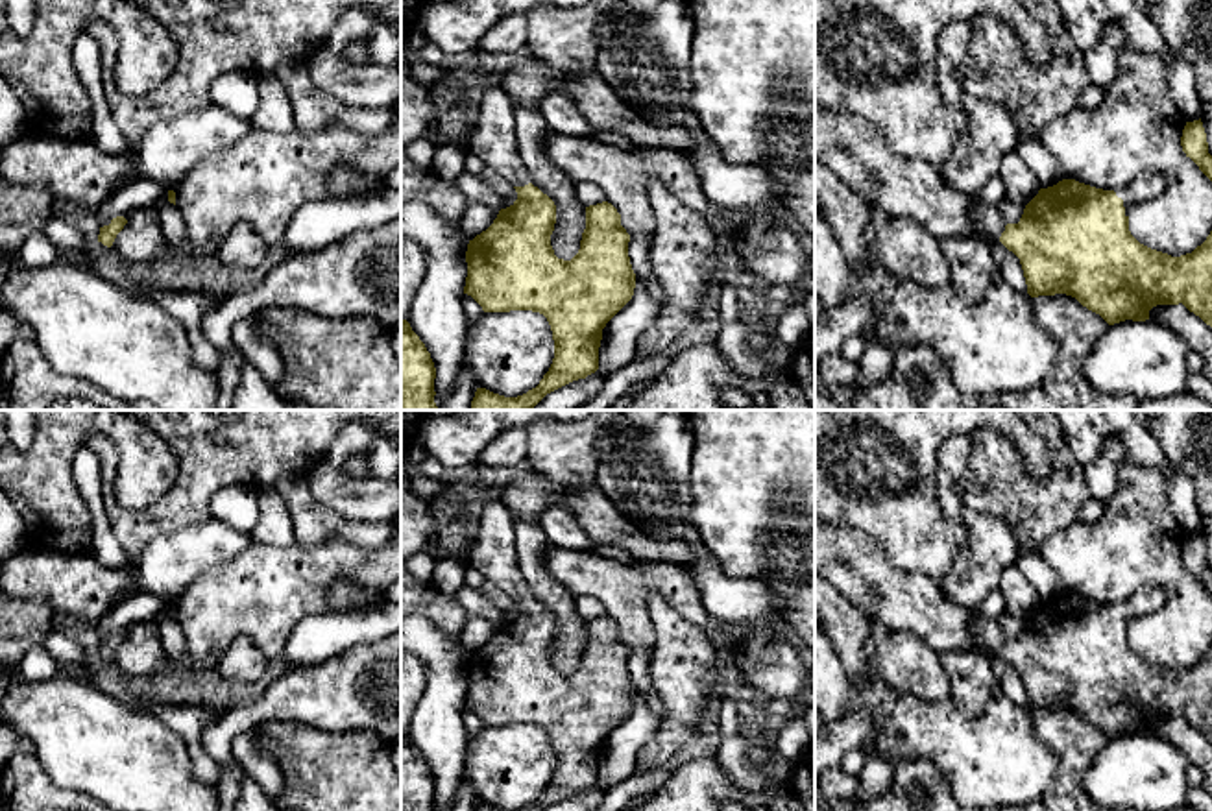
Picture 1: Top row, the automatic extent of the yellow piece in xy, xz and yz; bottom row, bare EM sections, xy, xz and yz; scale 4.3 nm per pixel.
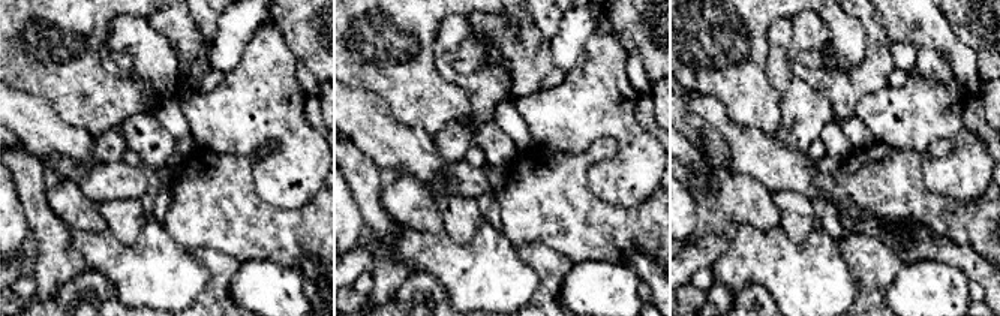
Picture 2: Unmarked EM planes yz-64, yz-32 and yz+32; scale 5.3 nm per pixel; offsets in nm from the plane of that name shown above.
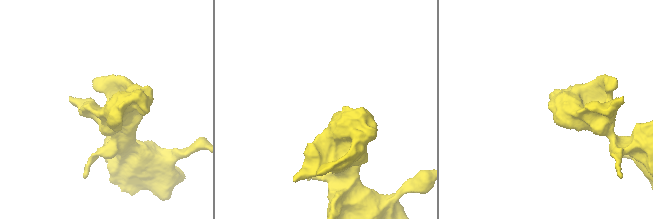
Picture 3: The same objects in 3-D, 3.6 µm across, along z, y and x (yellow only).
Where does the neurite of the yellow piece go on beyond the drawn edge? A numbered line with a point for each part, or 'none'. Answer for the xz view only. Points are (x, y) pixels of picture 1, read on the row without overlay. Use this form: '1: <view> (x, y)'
1: xz (494, 553)

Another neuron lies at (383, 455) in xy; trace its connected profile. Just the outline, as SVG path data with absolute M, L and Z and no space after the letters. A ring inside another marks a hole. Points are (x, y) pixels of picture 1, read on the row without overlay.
M373 438L364 445L371 478L394 480L401 475L401 443L394 438Z

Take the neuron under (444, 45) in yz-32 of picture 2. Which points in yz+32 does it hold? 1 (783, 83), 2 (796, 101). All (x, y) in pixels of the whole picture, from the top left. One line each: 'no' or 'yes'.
1: yes
2: yes

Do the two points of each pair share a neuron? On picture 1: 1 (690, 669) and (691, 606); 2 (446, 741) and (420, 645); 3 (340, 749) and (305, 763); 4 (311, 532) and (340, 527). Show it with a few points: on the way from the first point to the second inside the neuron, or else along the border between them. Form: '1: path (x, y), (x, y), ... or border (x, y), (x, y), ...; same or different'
1: border (660, 595), (708, 638), (717, 660); different
2: path (442, 717), (442, 669); same
3: path (331, 758), (326, 763), (315, 763); same
4: path (318, 527), (333, 527); same

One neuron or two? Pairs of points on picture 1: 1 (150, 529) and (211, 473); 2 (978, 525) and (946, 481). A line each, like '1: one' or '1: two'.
1: one
2: one

